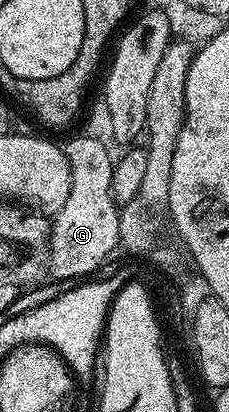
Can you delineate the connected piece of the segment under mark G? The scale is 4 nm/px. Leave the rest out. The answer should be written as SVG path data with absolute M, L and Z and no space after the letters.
M74 136L71 138L70 141L67 142L67 144L64 144L64 151L66 153L66 157L68 158L68 166L70 167L70 189L68 190L68 198L64 202L64 206L62 207L62 209L59 212L53 213L53 216L52 216L52 223L50 226L50 255L48 257L48 272L49 272L49 275L51 275L51 274L54 275L55 278L58 280L70 280L70 281L66 281L66 282L74 282L74 281L77 281L79 278L86 278L86 277L89 277L91 274L94 274L94 273L89 274L89 272L96 271L97 268L100 267L101 264L104 263L105 260L108 259L109 256L113 254L114 247L116 247L116 248L119 247L120 238L121 238L121 218L119 216L119 211L120 211L119 205L114 203L114 187L112 186L112 174L114 173L115 161L112 159L112 156L111 156L111 160L110 160L109 150L106 149L105 146L102 145L101 142L98 141L97 138L94 136Z

